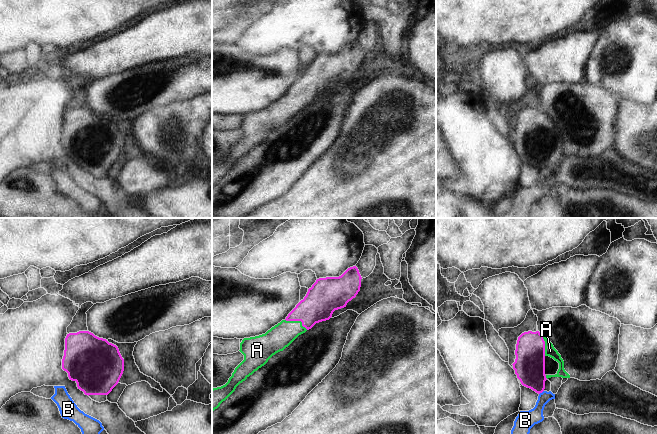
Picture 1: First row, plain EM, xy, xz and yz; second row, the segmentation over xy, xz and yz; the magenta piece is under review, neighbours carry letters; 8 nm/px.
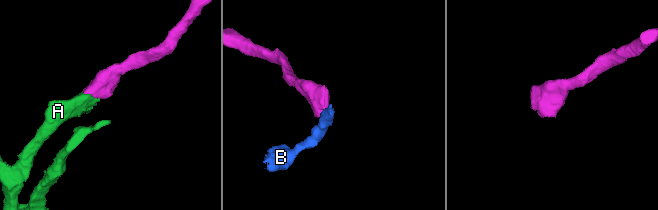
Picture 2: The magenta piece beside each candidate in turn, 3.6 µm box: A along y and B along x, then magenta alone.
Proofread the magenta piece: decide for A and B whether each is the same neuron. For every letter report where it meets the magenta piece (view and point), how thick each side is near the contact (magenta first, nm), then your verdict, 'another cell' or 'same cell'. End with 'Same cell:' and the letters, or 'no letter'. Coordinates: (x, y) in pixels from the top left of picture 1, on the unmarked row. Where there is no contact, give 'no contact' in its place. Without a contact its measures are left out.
A: contact xz (297, 96); calibres 260 and 200 nm; same cell
B: contact yz (541, 168); calibres 240 and 140 nm; another cell
Same cell: A

